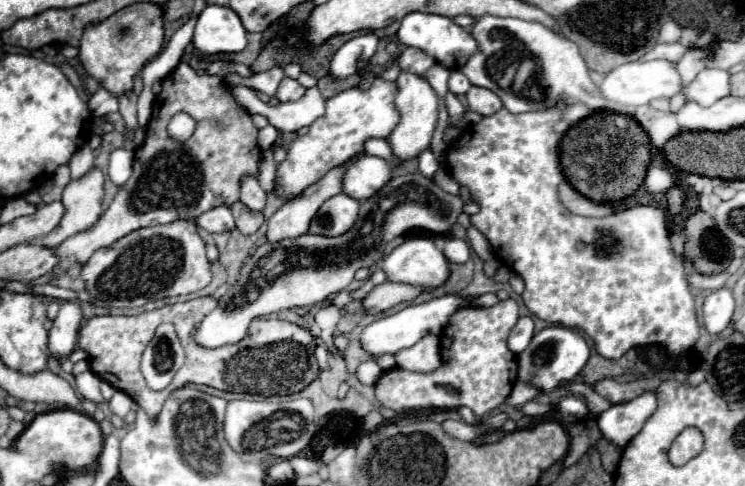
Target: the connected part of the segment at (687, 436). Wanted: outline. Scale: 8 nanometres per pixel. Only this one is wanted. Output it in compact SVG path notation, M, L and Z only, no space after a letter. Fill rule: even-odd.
M695 427L683 430L673 441L668 457L673 465L685 465L689 459L699 455L703 451L704 438Z

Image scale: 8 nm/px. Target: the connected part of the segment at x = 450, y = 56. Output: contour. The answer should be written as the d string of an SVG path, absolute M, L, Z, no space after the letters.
M431 13L405 15L401 19L397 39L399 39L399 43L403 43L407 47L417 47L417 49L423 49L425 53L431 53L439 63L443 63L449 69L459 69L467 61L467 57L471 57L471 53L475 53L475 49L477 49L477 41L471 37L471 33L467 33L463 27L455 25L449 17L439 17L439 15L431 15Z

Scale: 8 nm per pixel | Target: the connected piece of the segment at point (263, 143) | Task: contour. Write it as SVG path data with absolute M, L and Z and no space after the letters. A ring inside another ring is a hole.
M267 125L267 127L263 127L263 129L259 131L259 135L257 135L257 145L259 145L261 149L271 149L275 137L277 137L275 127L273 127L273 125Z

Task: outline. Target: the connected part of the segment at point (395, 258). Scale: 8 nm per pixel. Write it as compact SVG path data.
M411 237L397 245L381 261L387 281L423 285L423 289L439 287L449 277L449 263L443 251L429 237Z

